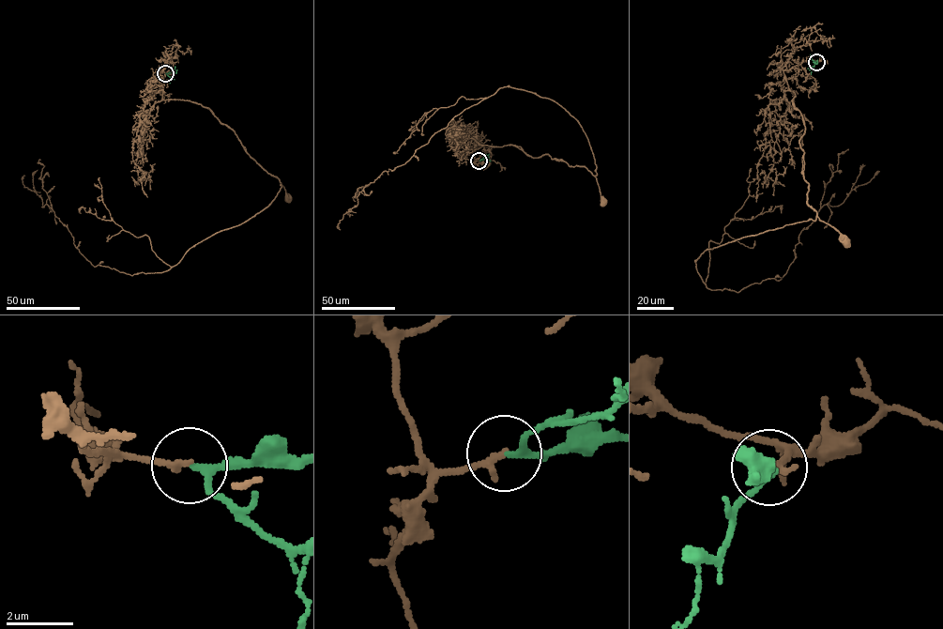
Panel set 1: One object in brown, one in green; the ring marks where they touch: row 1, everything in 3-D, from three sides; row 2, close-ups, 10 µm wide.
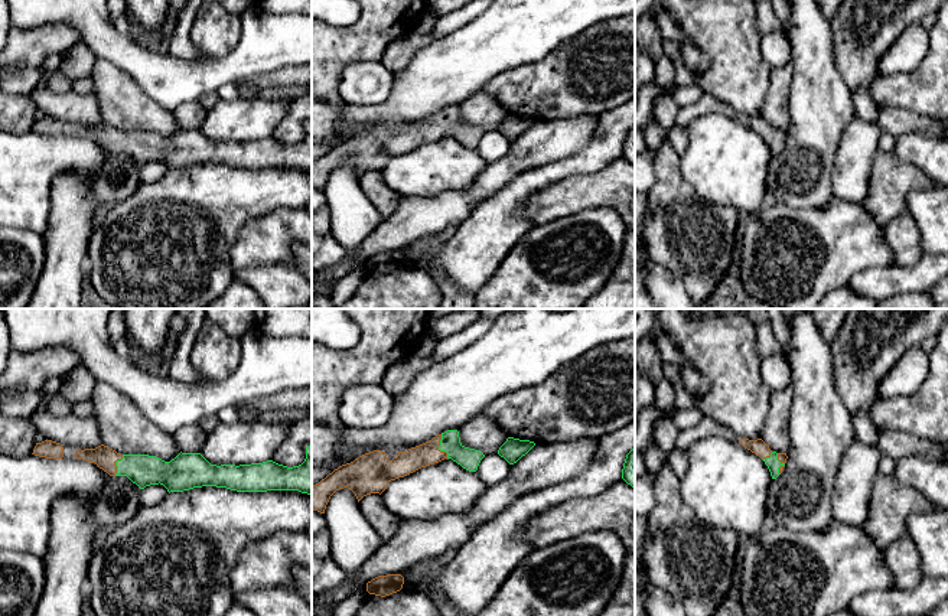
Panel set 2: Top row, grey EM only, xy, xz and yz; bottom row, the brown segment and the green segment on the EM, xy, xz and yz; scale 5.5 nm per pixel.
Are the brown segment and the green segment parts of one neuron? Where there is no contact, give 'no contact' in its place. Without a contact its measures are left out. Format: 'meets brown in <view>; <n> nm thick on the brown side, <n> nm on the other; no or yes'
meets brown in xz; 130 nm thick on the brown side, 120 nm on the other; yes

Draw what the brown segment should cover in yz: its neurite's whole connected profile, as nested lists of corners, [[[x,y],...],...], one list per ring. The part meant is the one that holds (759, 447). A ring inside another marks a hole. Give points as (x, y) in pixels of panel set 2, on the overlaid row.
[[[740,439],[739,443],[765,462],[772,479],[776,479],[782,473],[788,459],[786,453],[772,452],[762,439]]]

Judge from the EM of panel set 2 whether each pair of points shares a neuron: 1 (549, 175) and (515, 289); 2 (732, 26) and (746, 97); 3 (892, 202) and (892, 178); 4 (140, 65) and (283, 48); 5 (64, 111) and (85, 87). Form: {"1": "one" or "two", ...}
{"1": "two", "2": "one", "3": "one", "4": "one", "5": "two"}

